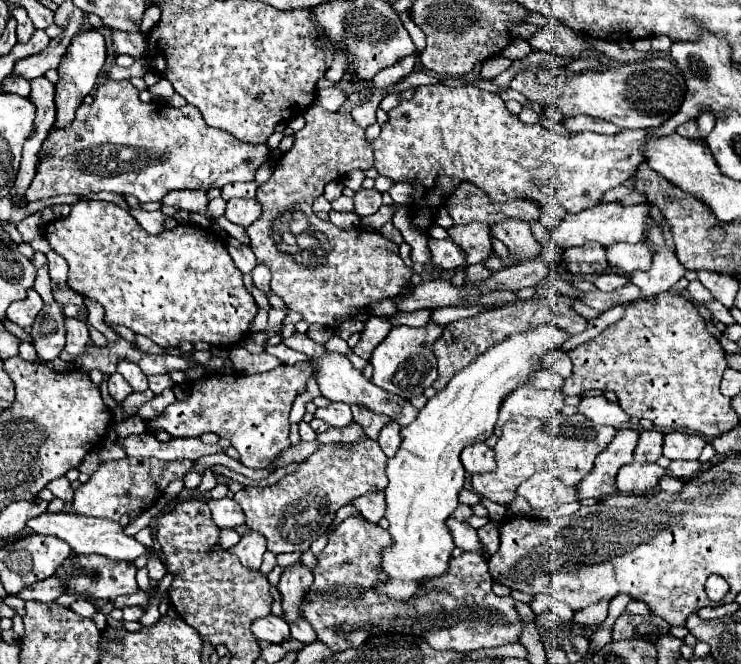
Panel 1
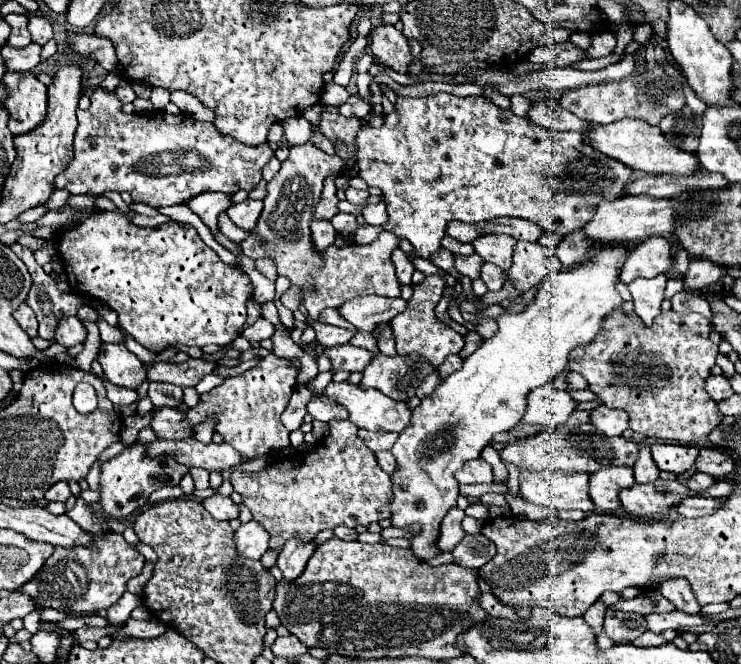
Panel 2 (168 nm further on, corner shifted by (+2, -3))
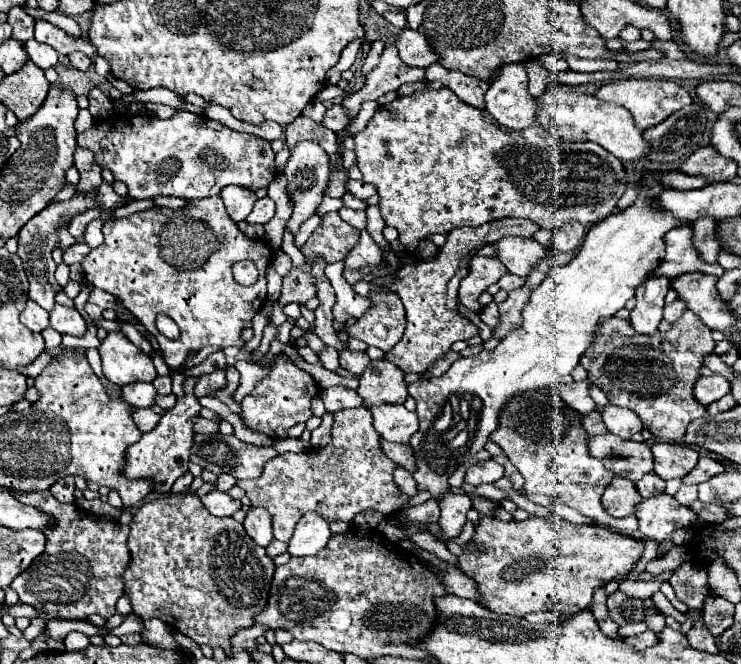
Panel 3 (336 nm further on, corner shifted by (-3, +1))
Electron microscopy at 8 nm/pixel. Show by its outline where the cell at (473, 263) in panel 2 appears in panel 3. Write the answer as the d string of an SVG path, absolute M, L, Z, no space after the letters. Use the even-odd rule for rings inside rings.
M474 256L470 260L470 268L466 278L460 282L460 302L474 310L480 312L480 304L478 304L478 296L494 282L498 282L498 278L506 274L506 266L502 266L502 262L498 262L496 258L484 258L484 256Z

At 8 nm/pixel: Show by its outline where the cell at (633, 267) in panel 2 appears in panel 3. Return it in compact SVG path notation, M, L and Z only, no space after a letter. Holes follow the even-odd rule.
M678 226L666 232L664 236L664 258L660 260L654 274L676 278L686 272L704 272L714 276L714 264L706 264L698 258L692 246L692 230L690 226Z

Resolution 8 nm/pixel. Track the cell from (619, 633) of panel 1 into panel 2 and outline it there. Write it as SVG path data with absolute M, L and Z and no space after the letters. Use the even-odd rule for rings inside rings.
M607 606L603 630L613 642L621 642L621 640L633 642L647 630L647 622L639 614L625 614L623 610L615 610L613 606Z

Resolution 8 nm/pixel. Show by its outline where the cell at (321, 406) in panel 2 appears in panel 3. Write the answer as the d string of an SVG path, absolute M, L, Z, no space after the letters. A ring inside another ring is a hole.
M344 386L326 388L322 392L322 402L324 402L328 414L336 414L338 410L344 410L344 408L356 408L356 406L360 408L364 404L356 390L350 390Z

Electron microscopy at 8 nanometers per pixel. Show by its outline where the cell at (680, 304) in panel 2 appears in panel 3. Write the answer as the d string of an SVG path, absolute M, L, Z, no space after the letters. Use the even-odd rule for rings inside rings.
M680 298L674 300L672 304L666 304L666 306L664 306L664 318L666 318L668 322L676 322L684 312L686 312L686 302L682 302Z

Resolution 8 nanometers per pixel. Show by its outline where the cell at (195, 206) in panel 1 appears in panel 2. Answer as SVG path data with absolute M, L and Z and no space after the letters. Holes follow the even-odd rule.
M205 192L197 198L191 198L187 206L201 216L201 220L209 226L209 230L217 232L217 218L221 212L227 212L229 206L233 206L231 194L217 194L217 192Z

